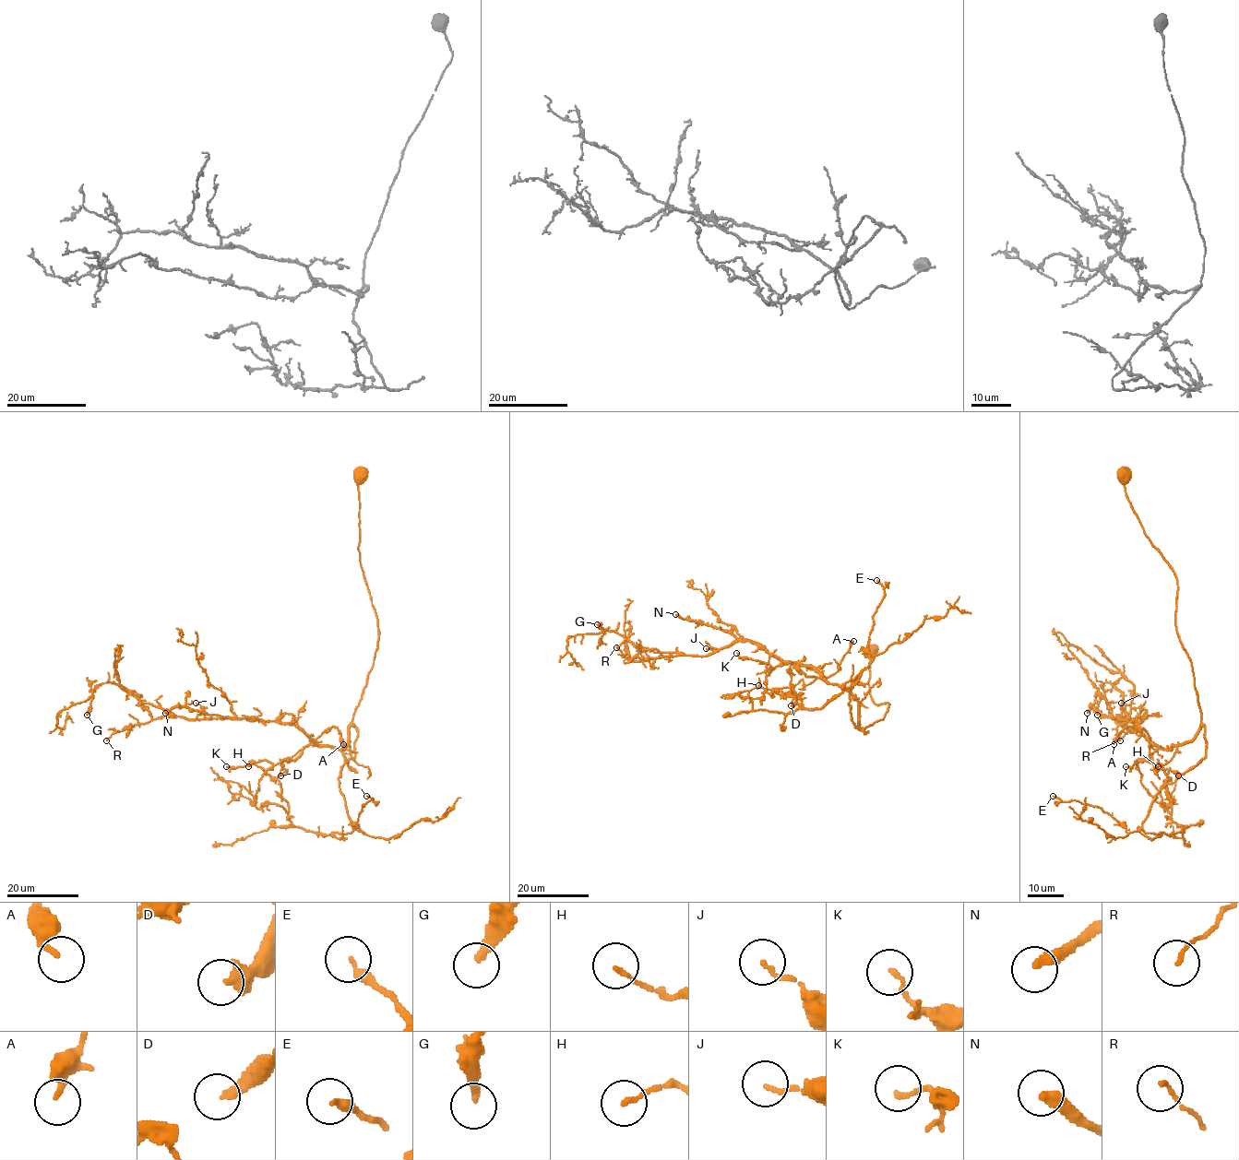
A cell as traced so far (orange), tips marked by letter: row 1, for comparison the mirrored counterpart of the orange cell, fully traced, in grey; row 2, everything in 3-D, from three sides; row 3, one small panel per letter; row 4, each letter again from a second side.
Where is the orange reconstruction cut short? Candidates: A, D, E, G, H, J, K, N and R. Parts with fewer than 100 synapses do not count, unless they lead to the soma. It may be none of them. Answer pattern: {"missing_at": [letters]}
{"missing_at": ["N"]}

